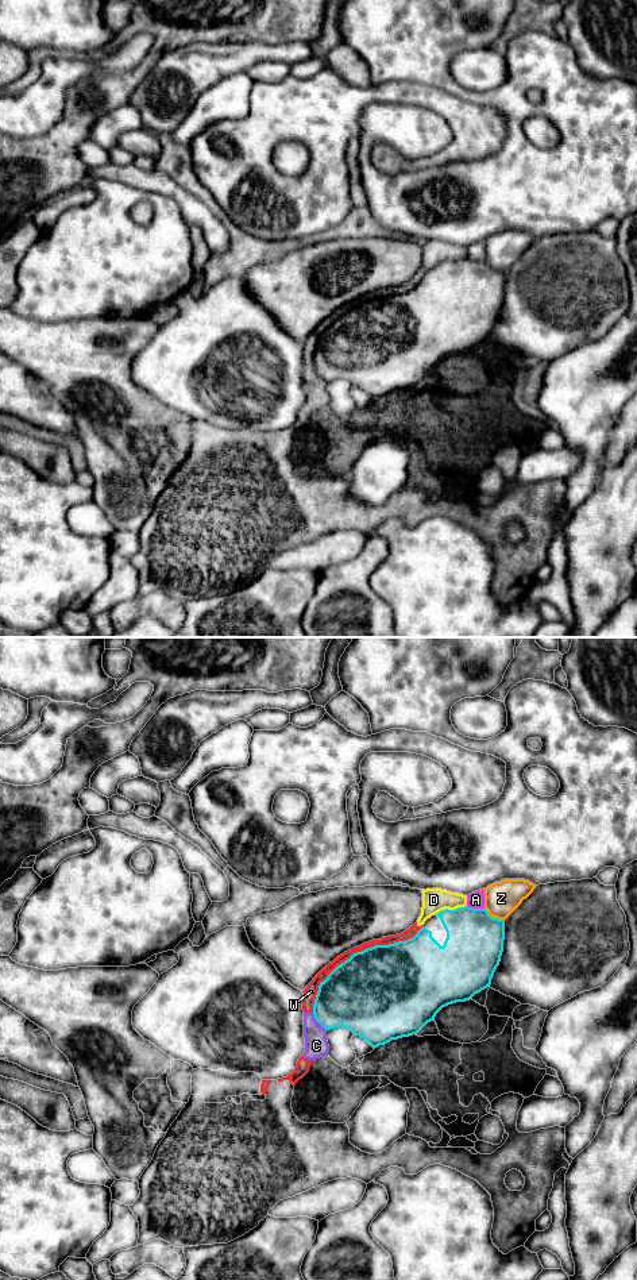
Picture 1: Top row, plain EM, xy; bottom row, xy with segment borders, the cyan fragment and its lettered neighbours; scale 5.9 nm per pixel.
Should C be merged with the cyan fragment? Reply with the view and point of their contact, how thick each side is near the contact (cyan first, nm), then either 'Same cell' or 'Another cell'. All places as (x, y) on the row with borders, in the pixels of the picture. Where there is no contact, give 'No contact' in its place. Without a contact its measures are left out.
Touches cyan at xy (319, 1022). Thickness 360 nm (cyan) against 140 nm. Another cell

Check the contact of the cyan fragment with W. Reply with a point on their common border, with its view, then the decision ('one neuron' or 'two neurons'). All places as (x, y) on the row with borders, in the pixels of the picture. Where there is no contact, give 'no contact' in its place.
xy (358, 952) | two neurons

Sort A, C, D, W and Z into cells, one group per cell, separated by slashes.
A / C D W / Z

